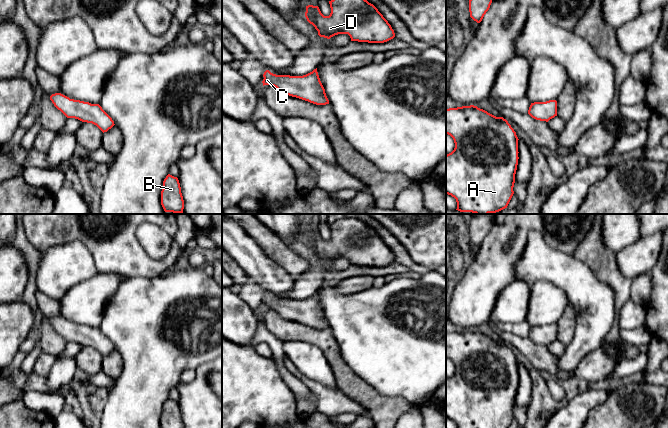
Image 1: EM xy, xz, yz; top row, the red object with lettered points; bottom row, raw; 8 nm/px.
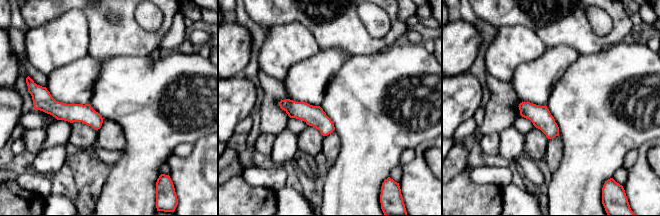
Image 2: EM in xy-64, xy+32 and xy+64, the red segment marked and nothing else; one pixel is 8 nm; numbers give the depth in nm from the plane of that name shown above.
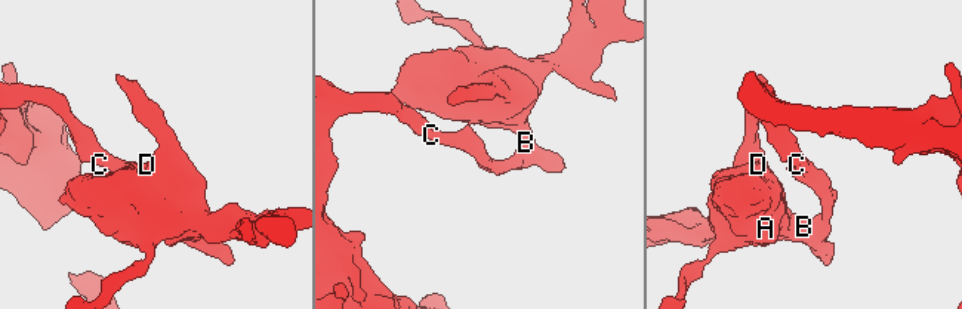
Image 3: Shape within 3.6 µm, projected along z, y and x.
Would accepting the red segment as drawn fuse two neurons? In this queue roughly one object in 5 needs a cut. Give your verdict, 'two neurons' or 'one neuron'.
one neuron

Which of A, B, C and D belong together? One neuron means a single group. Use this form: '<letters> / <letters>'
A B C D

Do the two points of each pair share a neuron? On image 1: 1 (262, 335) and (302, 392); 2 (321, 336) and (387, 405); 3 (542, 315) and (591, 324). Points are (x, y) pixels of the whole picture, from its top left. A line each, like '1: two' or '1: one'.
1: one
2: one
3: two

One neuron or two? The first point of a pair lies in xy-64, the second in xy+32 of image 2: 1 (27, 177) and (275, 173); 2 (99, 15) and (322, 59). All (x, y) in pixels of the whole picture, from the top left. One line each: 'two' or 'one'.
1: one
2: two

